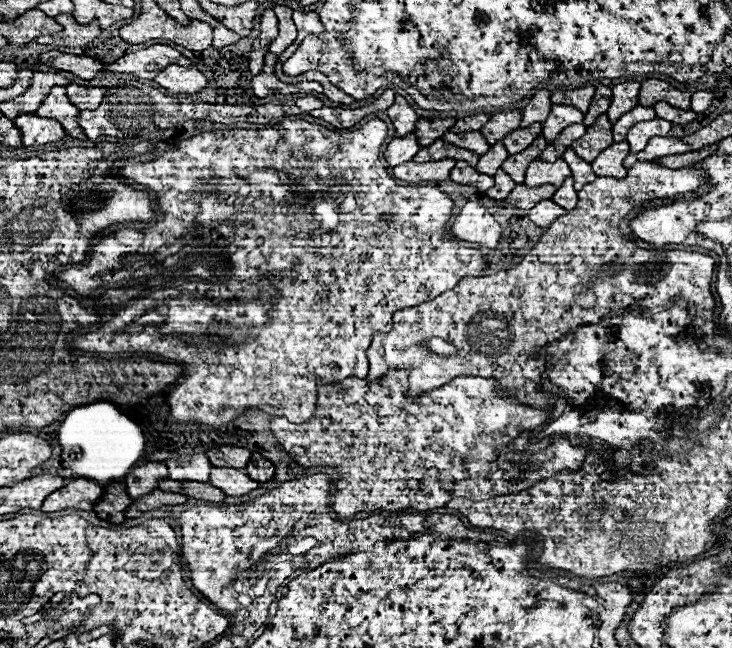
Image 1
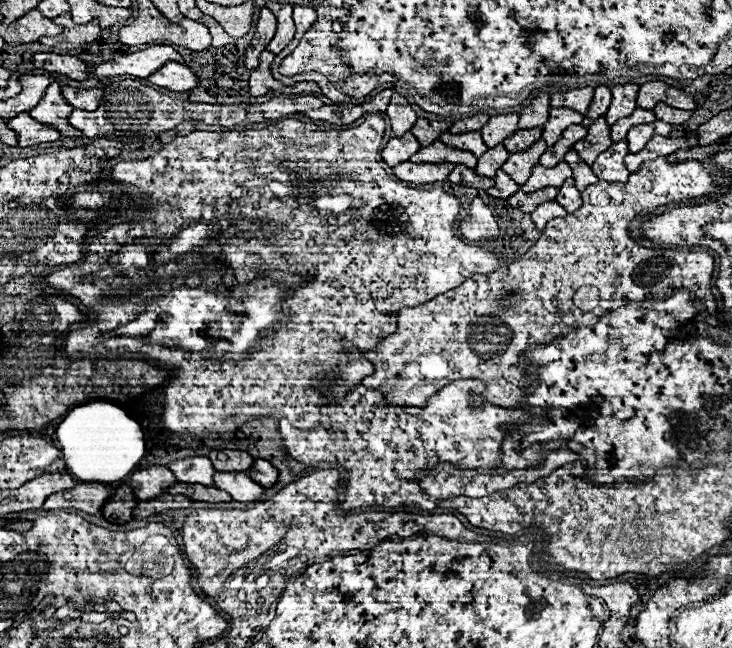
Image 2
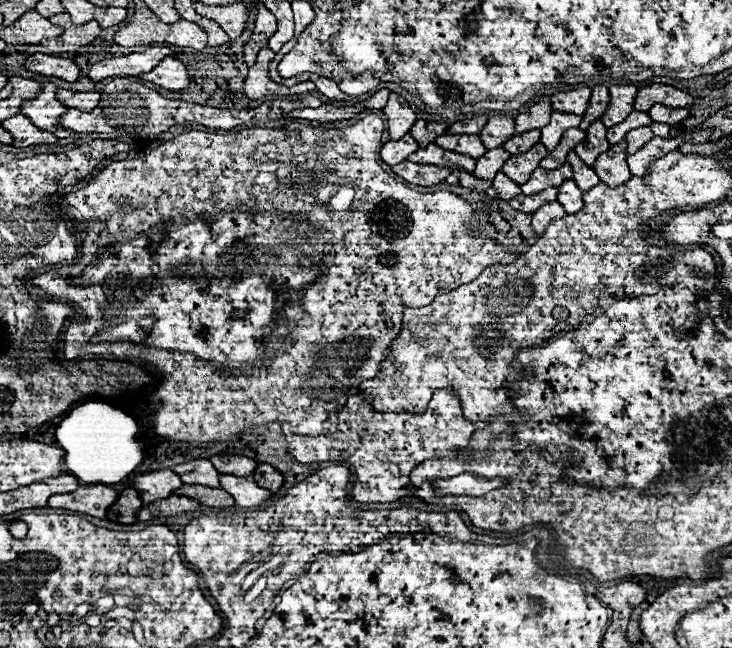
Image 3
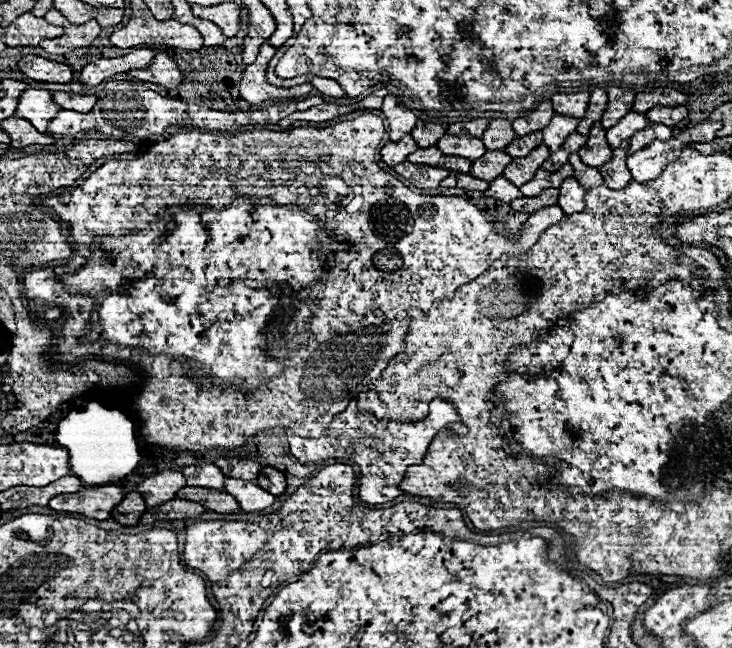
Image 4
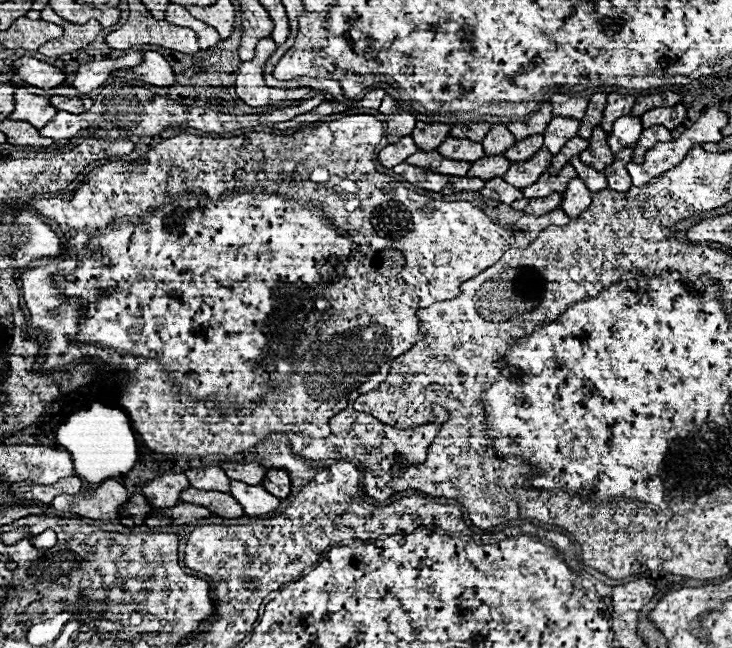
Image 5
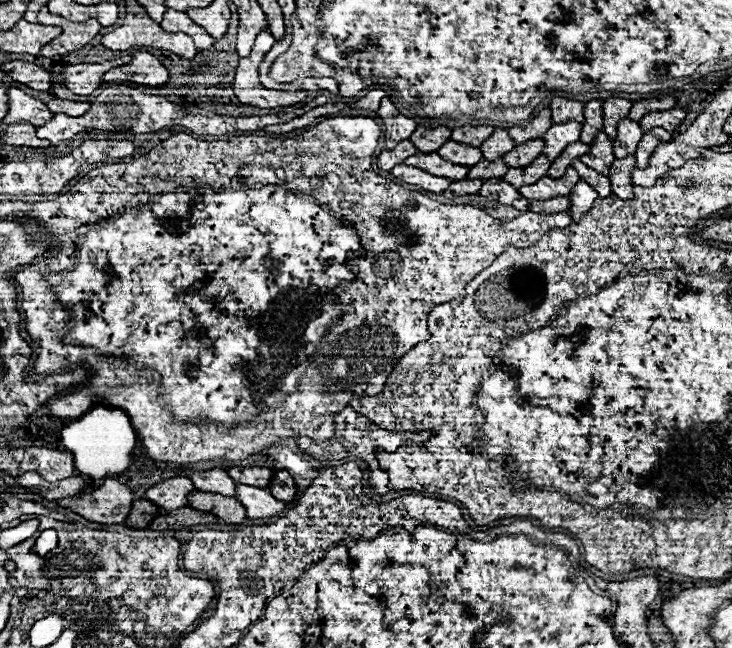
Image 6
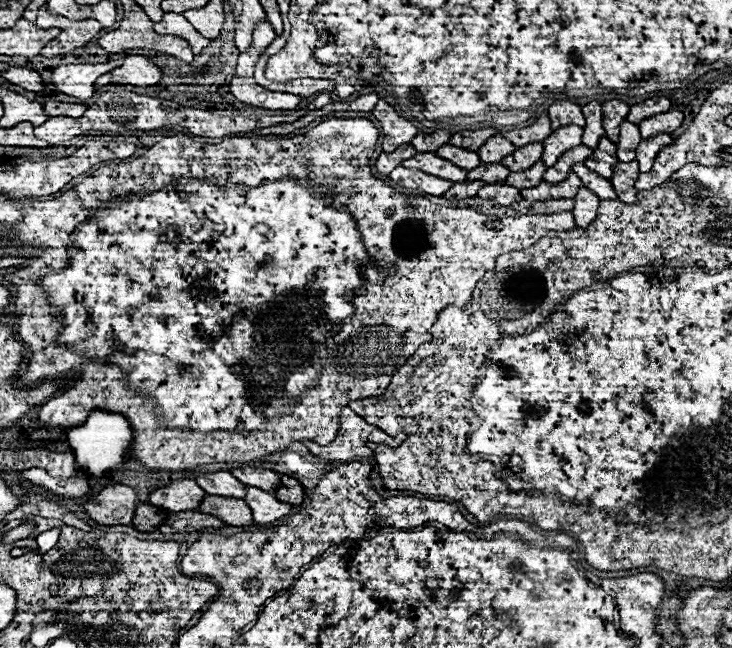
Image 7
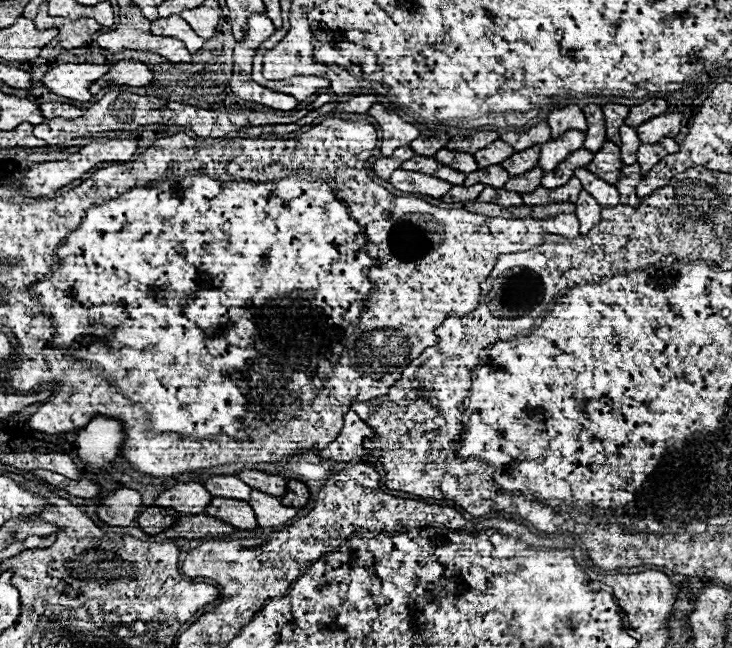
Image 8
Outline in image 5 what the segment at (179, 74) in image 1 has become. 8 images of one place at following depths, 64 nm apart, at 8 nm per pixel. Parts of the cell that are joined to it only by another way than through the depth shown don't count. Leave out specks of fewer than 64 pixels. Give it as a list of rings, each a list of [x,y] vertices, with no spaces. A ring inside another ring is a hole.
[[[146,52],[140,66],[118,70],[112,74],[112,80],[116,82],[146,82],[152,86],[172,86],[176,82],[176,74],[168,60],[158,52]]]

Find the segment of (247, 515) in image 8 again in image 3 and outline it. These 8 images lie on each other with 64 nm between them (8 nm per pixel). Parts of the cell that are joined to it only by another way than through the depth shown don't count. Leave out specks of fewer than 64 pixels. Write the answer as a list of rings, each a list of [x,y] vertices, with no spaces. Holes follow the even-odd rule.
[[[182,484],[180,488],[174,490],[176,496],[188,496],[200,504],[206,504],[206,506],[214,506],[214,508],[220,508],[220,506],[232,506],[234,504],[234,498],[220,490],[220,488],[206,488],[206,486],[198,486],[198,484]]]

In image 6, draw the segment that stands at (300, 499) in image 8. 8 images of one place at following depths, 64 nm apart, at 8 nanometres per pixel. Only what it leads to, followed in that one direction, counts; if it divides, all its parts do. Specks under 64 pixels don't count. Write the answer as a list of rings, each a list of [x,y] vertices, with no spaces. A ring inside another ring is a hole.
[[[286,470],[274,472],[268,490],[270,490],[270,494],[274,494],[282,502],[292,502],[294,496],[296,496],[296,484]]]

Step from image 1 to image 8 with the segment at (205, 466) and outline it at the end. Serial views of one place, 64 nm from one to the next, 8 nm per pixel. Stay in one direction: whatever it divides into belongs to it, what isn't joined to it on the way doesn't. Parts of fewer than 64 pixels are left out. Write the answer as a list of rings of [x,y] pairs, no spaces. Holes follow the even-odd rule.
[[[210,476],[202,482],[204,488],[218,498],[234,498],[234,500],[250,500],[250,488],[242,484],[236,476]]]

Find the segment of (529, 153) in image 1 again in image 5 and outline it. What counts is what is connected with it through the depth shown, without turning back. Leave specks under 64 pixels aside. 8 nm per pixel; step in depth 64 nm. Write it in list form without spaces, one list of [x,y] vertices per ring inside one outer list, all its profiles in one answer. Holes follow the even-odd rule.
[[[542,148],[542,152],[536,152],[530,160],[526,160],[522,164],[512,164],[502,178],[508,184],[514,184],[516,188],[524,188],[528,184],[534,184],[534,180],[538,180],[538,176],[542,172],[546,172],[550,160],[552,160],[550,152],[546,152],[546,148]]]

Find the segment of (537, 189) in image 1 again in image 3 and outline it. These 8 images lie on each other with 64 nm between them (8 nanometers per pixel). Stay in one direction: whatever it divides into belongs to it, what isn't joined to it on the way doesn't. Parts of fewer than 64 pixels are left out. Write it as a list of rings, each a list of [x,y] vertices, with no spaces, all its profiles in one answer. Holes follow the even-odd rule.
[[[548,188],[544,192],[538,192],[538,194],[532,194],[532,196],[526,196],[526,194],[518,194],[516,198],[510,200],[510,206],[514,210],[520,210],[520,212],[534,212],[538,206],[546,204],[546,202],[554,202],[558,196],[558,188]]]

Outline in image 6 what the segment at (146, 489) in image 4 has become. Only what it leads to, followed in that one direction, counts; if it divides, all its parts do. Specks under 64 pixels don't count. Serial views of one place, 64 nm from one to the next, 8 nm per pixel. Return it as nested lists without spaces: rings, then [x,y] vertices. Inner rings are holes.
[[[176,476],[176,478],[168,478],[156,486],[150,486],[146,490],[146,498],[164,510],[176,510],[176,508],[182,508],[188,504],[186,494],[192,490],[194,490],[194,484],[190,478]]]

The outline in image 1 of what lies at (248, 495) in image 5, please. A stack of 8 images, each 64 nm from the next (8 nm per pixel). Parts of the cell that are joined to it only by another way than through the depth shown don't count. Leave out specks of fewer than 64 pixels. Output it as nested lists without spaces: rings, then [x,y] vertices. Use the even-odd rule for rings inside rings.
[[[212,468],[210,484],[226,492],[226,496],[244,496],[258,488],[258,482],[248,478],[248,474],[238,468]]]

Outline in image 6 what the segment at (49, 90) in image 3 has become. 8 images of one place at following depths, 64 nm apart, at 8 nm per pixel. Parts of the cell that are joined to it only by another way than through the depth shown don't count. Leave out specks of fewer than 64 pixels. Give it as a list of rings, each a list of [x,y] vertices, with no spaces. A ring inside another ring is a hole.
[[[20,88],[8,90],[8,114],[4,116],[6,124],[16,122],[30,122],[34,126],[42,126],[54,118],[54,114],[46,108],[46,104],[34,96],[24,94]]]

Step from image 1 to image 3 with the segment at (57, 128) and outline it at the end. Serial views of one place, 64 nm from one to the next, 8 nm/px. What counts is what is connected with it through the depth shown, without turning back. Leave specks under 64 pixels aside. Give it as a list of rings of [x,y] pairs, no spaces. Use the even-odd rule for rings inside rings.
[[[22,114],[4,120],[2,126],[14,134],[16,148],[26,148],[26,146],[34,146],[34,144],[54,144],[58,140],[52,132],[42,132],[40,128],[36,128],[30,122],[30,118],[26,118]]]

